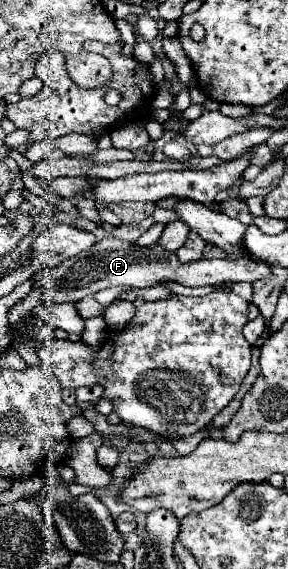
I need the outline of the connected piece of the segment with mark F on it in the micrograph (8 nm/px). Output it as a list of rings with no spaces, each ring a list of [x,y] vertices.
[[[107,237],[97,241],[93,247],[81,251],[73,259],[67,259],[63,265],[53,269],[43,269],[31,277],[33,285],[41,285],[41,303],[43,305],[59,305],[59,303],[77,303],[85,295],[97,293],[107,287],[155,287],[163,283],[179,283],[185,287],[201,287],[201,285],[219,285],[225,281],[249,281],[263,279],[271,275],[269,265],[253,263],[247,259],[199,259],[197,263],[177,263],[175,253],[165,251],[161,245],[139,247],[137,243],[121,241],[117,237]]]

